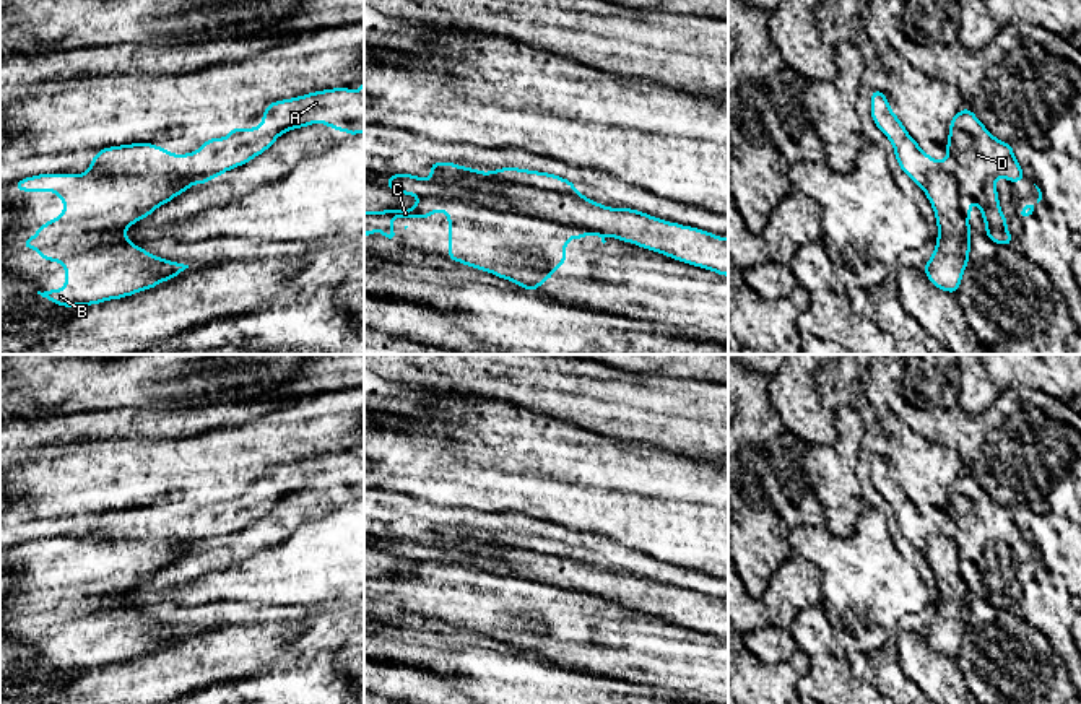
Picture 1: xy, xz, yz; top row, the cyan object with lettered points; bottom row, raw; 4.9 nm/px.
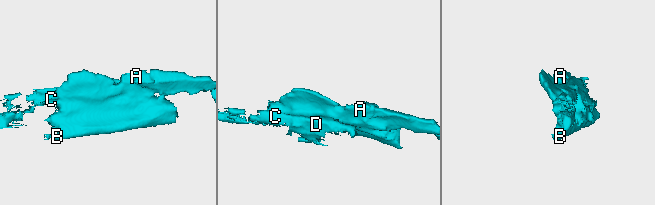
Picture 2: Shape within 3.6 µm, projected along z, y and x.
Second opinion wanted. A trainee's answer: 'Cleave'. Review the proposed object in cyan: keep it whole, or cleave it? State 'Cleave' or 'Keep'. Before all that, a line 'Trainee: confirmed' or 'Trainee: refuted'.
Trainee: confirmed
Cleave

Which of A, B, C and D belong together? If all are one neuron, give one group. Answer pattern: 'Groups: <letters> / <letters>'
Groups: A C D / B

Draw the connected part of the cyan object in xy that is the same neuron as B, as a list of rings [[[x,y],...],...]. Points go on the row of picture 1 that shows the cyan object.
[[[98,172],[39,174],[13,185],[21,192],[57,192],[65,203],[60,218],[50,218],[47,224],[39,226],[37,232],[21,244],[23,249],[36,249],[44,260],[63,263],[65,288],[37,291],[37,294],[62,307],[83,307],[132,296],[176,278],[189,268],[189,265],[148,254],[145,249],[133,246],[130,237],[125,236],[127,228],[190,187],[177,177],[127,177]]]

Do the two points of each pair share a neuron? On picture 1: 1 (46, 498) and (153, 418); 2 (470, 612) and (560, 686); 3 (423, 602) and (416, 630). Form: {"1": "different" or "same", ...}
{"1": "different", "2": "different", "3": "different"}

